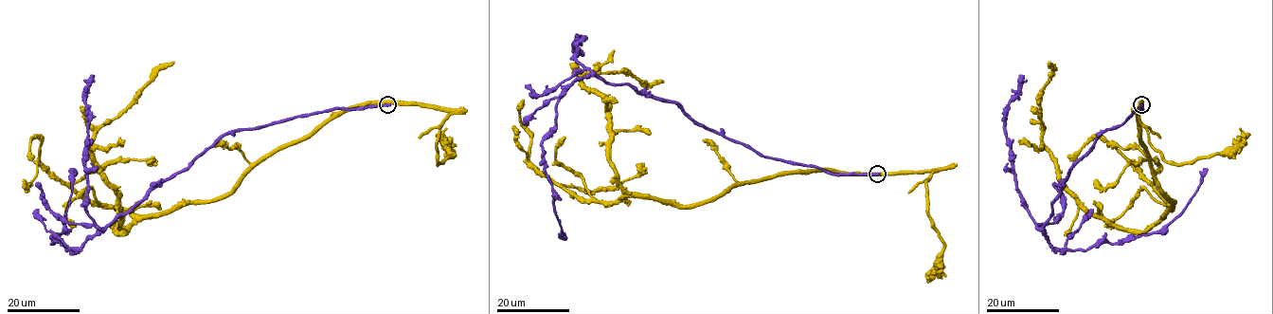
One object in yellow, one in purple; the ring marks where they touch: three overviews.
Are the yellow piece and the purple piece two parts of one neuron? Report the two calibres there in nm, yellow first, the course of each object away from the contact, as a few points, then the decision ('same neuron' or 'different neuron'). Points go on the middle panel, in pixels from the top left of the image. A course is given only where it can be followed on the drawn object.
550 nm thick on the yellow side, 480 nm on the other; yellow runs (877, 174), (796, 171), (691, 205), (633, 196), (611, 161), (610, 105), (582, 75), (630, 72), (663, 81); purple runs (877, 174), (825, 173), (763, 157), (697, 123), (677, 104), (588, 75), (568, 87), (542, 143), (565, 240); different neuron

